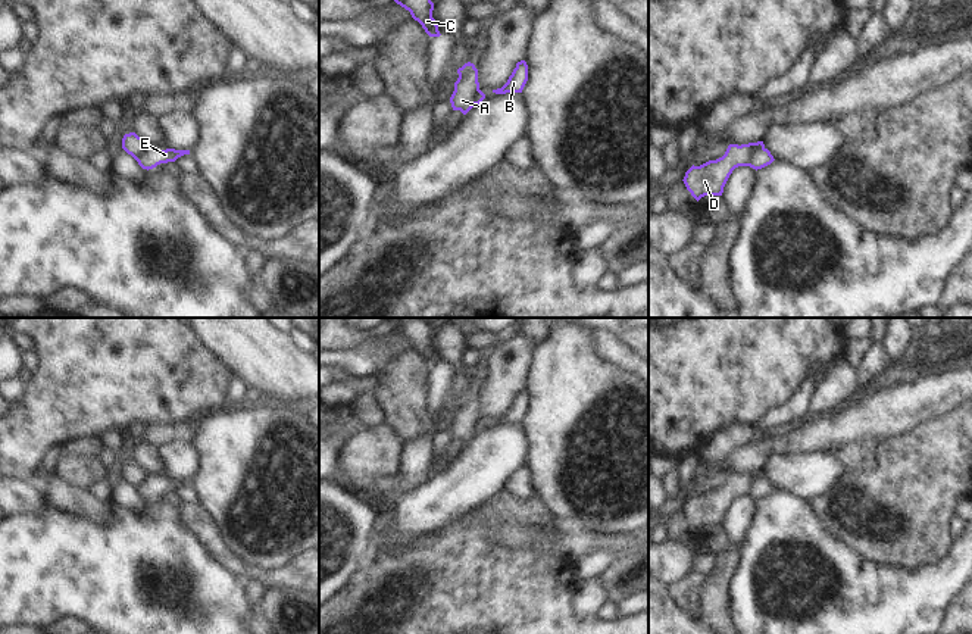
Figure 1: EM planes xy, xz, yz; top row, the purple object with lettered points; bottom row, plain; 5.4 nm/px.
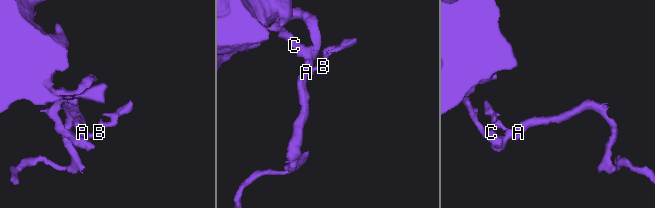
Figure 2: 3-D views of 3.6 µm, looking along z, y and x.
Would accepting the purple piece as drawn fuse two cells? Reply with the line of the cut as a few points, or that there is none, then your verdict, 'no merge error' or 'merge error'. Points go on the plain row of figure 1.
cut in yz along (763, 475), (758, 475), (753, 480), (747, 494); merge error

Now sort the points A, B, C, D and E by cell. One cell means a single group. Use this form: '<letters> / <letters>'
A C D / B E

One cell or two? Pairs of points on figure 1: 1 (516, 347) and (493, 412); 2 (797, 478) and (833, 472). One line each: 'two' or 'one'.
1: one
2: one

